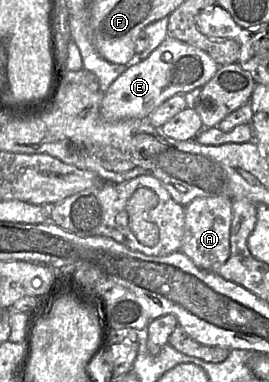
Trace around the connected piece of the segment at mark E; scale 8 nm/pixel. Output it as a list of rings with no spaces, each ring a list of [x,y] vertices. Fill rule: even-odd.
[[[167,37],[145,60],[130,66],[103,94],[101,117],[110,123],[124,119],[147,119],[150,113],[175,95],[185,95],[205,86],[219,69],[217,62],[204,50]]]

